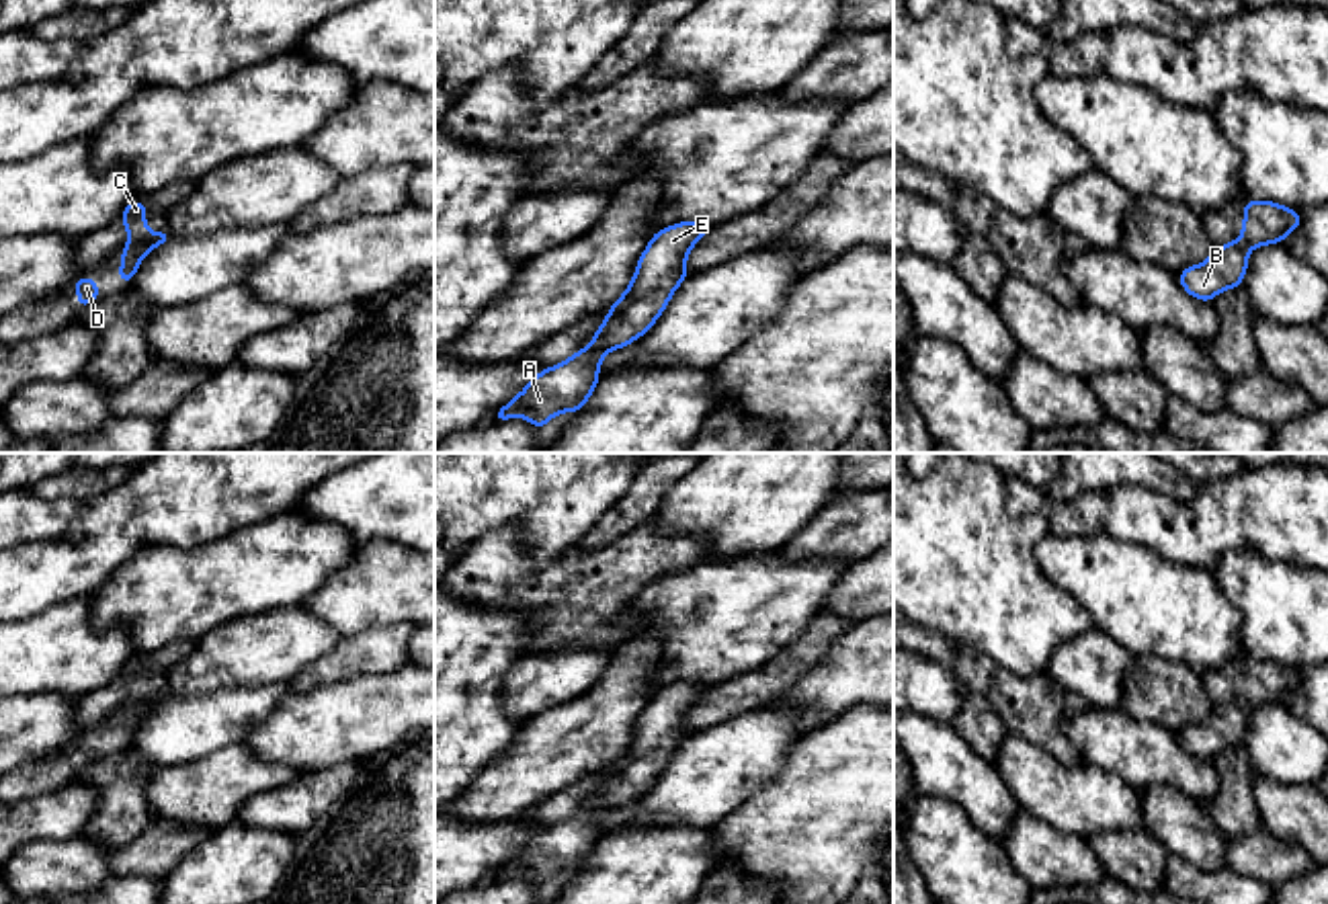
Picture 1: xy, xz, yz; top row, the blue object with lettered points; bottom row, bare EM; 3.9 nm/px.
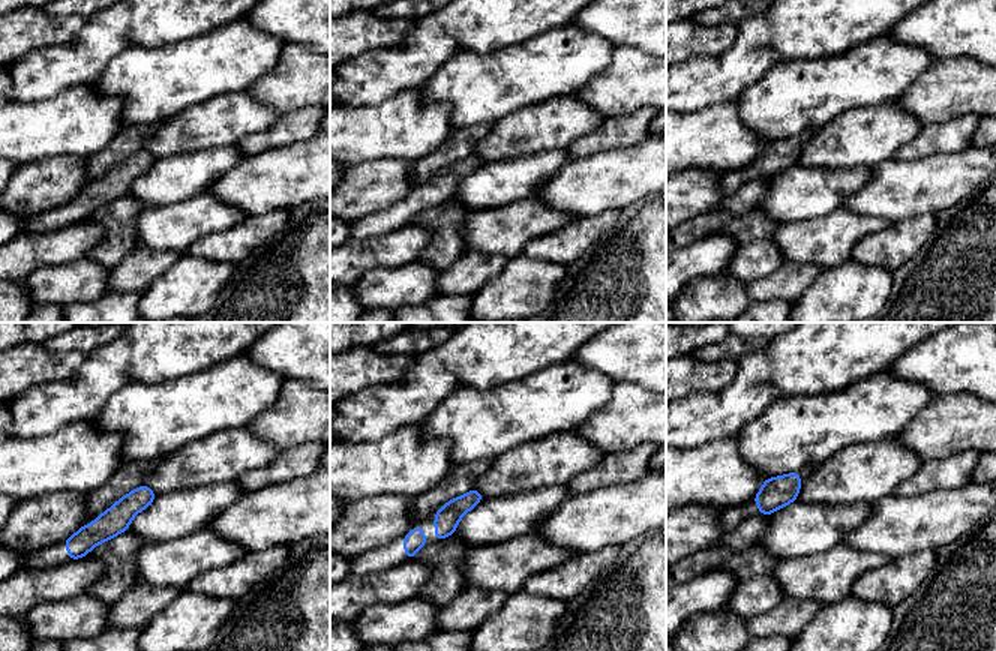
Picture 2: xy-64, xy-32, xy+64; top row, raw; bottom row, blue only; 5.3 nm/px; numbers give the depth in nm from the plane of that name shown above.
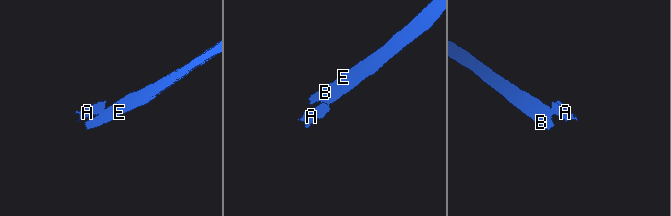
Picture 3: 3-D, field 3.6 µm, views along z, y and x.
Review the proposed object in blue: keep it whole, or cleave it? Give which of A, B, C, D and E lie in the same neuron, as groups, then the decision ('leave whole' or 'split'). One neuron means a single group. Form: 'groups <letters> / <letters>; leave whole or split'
groups A C / B D E; split

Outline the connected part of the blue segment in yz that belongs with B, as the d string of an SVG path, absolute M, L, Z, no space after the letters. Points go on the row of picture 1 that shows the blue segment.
M1238 238L1226 246L1213 248L1203 264L1187 266L1178 273L1182 289L1199 301L1211 301L1219 291L1242 285L1248 269L1248 244Z

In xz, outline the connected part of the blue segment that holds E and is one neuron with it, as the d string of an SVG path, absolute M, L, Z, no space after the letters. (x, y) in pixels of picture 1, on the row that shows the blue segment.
M680 221L656 232L639 256L627 291L611 305L590 346L625 348L648 334L687 279L689 250L711 230L703 221Z

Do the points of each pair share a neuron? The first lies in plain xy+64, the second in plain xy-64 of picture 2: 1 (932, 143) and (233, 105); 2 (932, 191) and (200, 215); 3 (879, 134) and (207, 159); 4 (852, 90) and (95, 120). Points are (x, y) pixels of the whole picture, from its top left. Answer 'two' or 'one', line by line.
1: two
2: two
3: two
4: two

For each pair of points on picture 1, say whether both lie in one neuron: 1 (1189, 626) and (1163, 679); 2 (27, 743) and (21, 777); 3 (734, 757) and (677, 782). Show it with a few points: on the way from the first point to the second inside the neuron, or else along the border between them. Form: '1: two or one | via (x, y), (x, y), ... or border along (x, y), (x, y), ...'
1: two | border along (1134, 656), (1165, 656), (1189, 665), (1201, 677)
2: two | border along (68, 747), (27, 761), (21, 767)
3: one | via (720, 767), (703, 782), (691, 782)

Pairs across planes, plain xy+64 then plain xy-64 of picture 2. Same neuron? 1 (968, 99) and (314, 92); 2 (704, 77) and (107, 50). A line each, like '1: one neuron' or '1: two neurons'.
1: one neuron
2: one neuron

